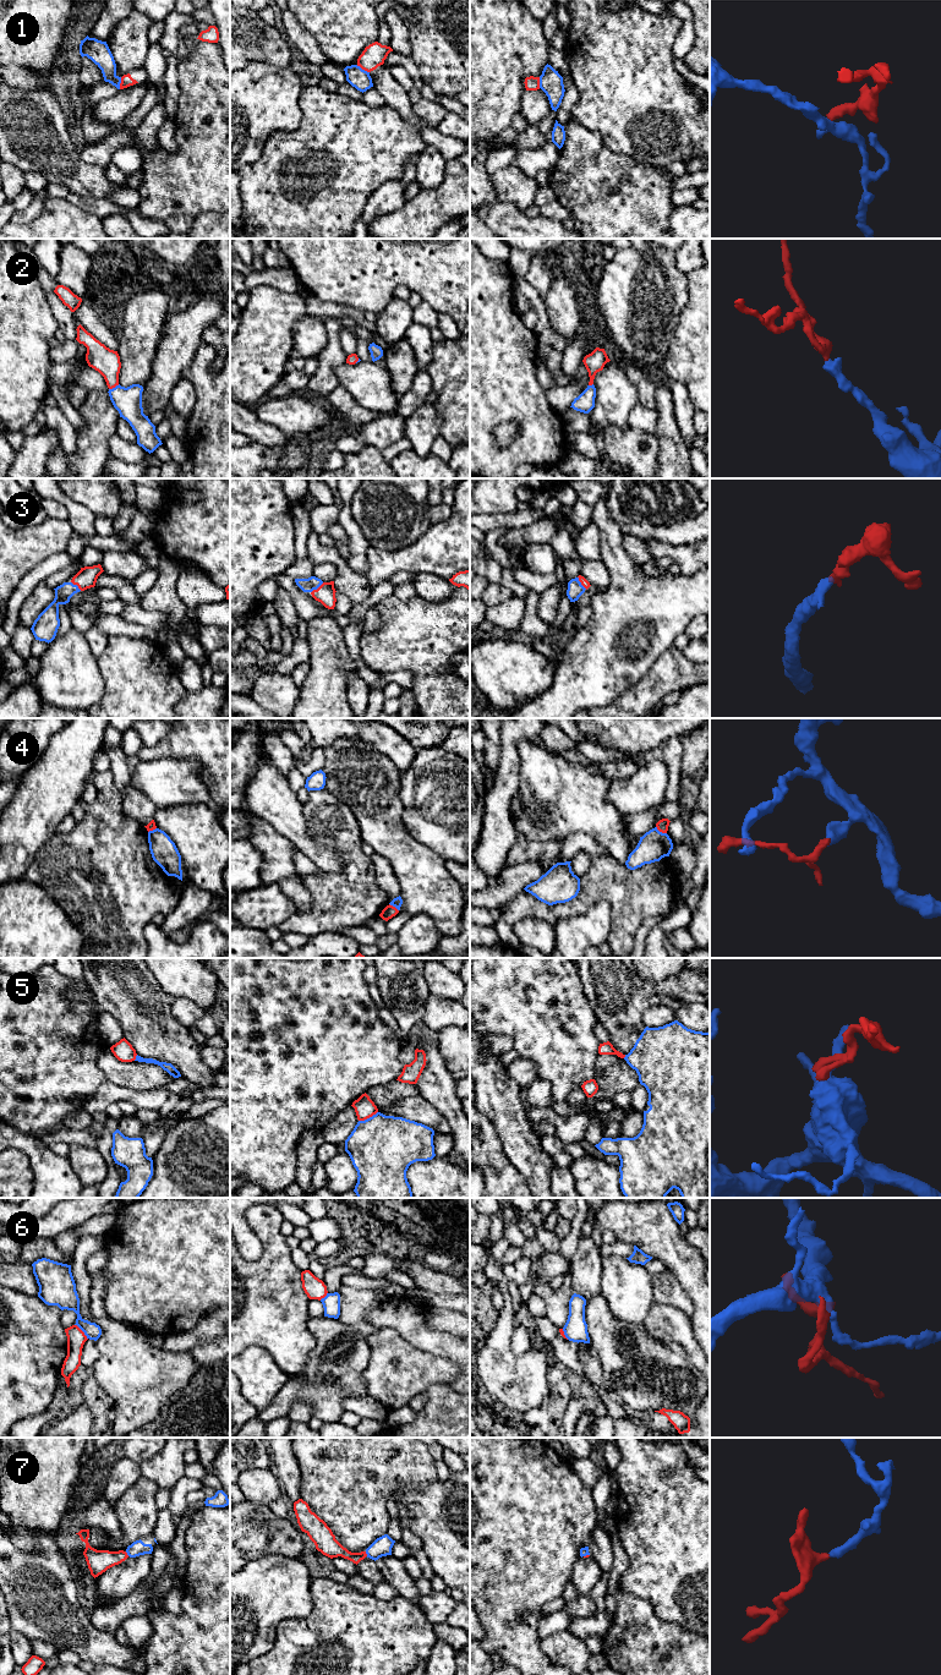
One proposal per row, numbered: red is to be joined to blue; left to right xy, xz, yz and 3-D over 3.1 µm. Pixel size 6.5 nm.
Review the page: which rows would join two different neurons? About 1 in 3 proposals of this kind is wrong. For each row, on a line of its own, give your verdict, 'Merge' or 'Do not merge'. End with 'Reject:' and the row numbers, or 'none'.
1: Do not merge
2: Merge
3: Merge
4: Do not merge
5: Do not merge
6: Do not merge
7: Merge
Reject: 1, 4, 5, 6

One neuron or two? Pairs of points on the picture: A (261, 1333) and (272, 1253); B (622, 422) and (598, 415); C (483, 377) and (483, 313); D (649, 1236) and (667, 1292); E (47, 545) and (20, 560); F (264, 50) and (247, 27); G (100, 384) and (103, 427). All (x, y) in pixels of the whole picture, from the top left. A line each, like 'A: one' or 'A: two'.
A: one
B: one
C: one
D: two
E: one
F: one
G: two

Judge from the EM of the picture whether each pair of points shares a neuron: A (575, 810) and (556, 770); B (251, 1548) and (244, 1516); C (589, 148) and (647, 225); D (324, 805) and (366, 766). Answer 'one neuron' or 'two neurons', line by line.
A: one neuron
B: one neuron
C: one neuron
D: two neurons

